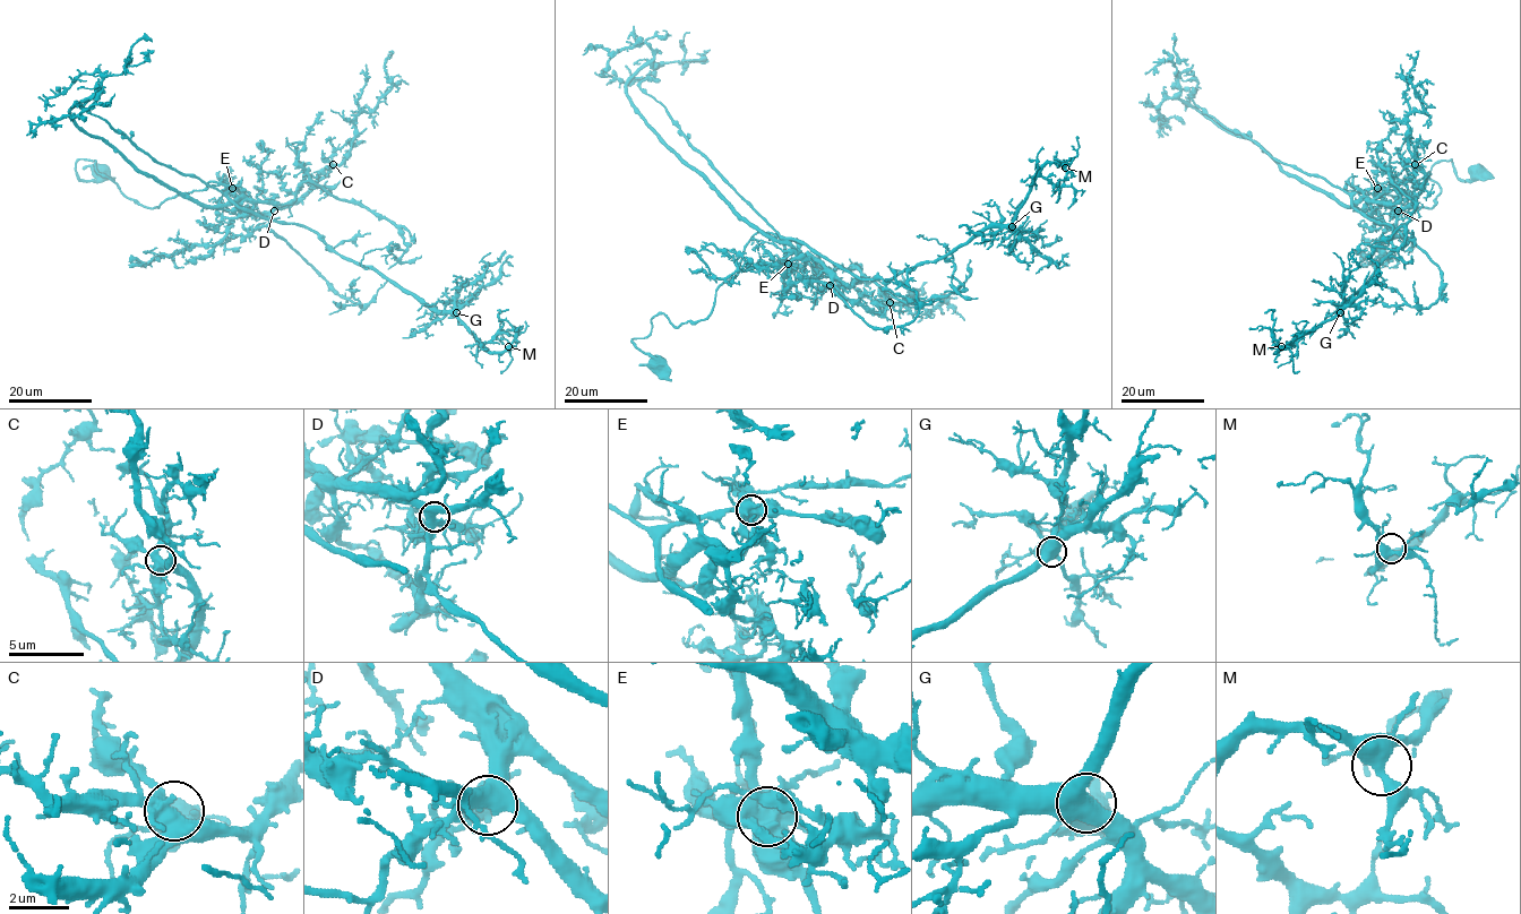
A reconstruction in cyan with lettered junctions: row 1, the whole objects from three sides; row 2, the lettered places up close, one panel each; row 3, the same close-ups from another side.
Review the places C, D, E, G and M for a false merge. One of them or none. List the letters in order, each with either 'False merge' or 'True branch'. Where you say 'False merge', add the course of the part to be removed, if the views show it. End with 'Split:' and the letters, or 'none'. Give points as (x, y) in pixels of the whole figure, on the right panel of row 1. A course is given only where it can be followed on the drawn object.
C: True branch
D: True branch
E: False merge. Course of the part to remove: (1377, 188), (1352, 197), (1392, 227), (1392, 251), (1371, 277), (1277, 352), (1272, 311), (1264, 313)
G: True branch
M: True branch
Split: E

